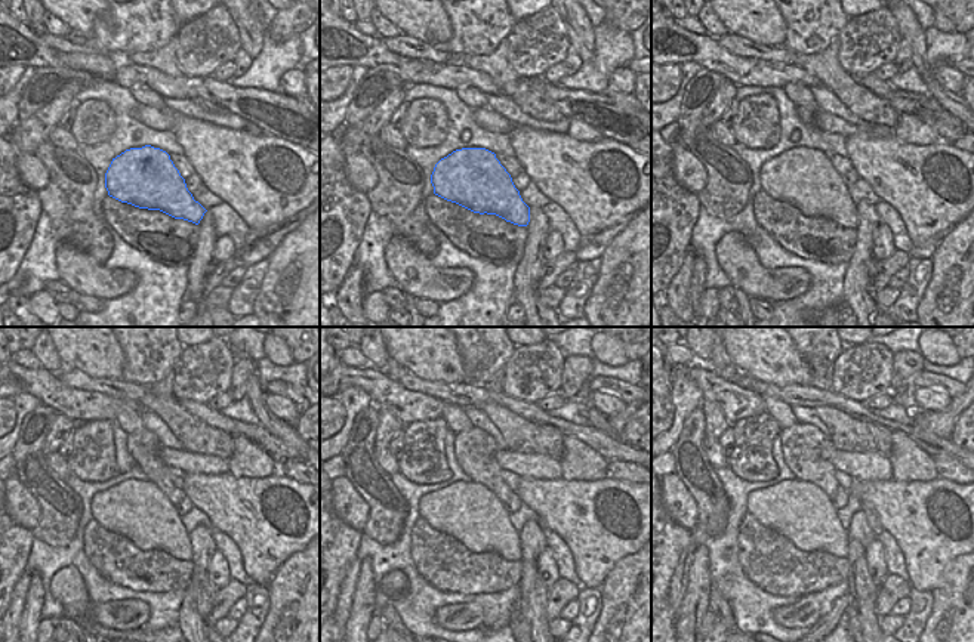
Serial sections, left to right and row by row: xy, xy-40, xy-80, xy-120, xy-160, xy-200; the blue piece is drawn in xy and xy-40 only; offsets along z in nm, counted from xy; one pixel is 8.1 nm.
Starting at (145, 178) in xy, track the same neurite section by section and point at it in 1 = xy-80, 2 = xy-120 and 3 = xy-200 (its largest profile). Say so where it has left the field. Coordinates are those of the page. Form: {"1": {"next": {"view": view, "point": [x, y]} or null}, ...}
{"1": {"next": {"view": "xy-80", "point": [804, 178]}}, "2": {"next": {"view": "xy-120", "point": [139, 511]}}, "3": {"next": {"view": "xy-200", "point": [801, 512]}}}

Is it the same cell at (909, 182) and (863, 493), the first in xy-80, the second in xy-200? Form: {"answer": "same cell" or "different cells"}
{"answer": "same cell"}

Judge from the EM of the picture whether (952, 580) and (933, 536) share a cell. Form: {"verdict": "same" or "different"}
{"verdict": "different"}

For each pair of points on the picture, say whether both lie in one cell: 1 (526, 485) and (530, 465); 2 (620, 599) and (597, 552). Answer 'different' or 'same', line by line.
1: different
2: different

